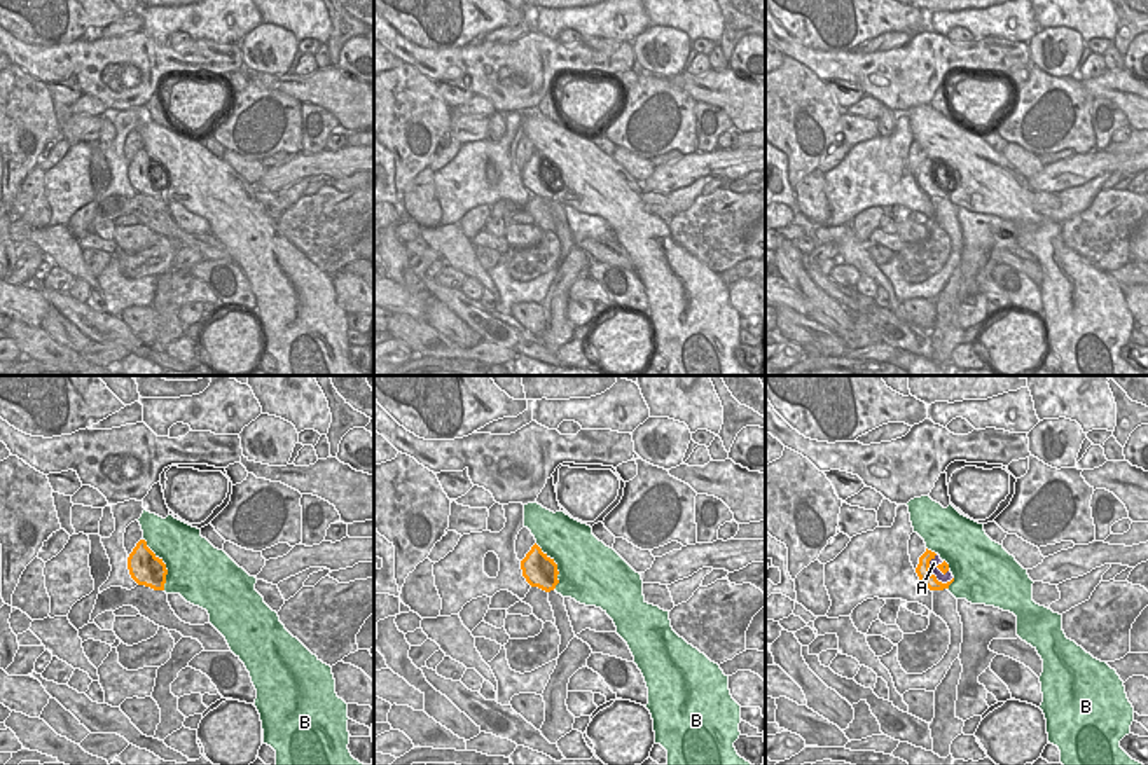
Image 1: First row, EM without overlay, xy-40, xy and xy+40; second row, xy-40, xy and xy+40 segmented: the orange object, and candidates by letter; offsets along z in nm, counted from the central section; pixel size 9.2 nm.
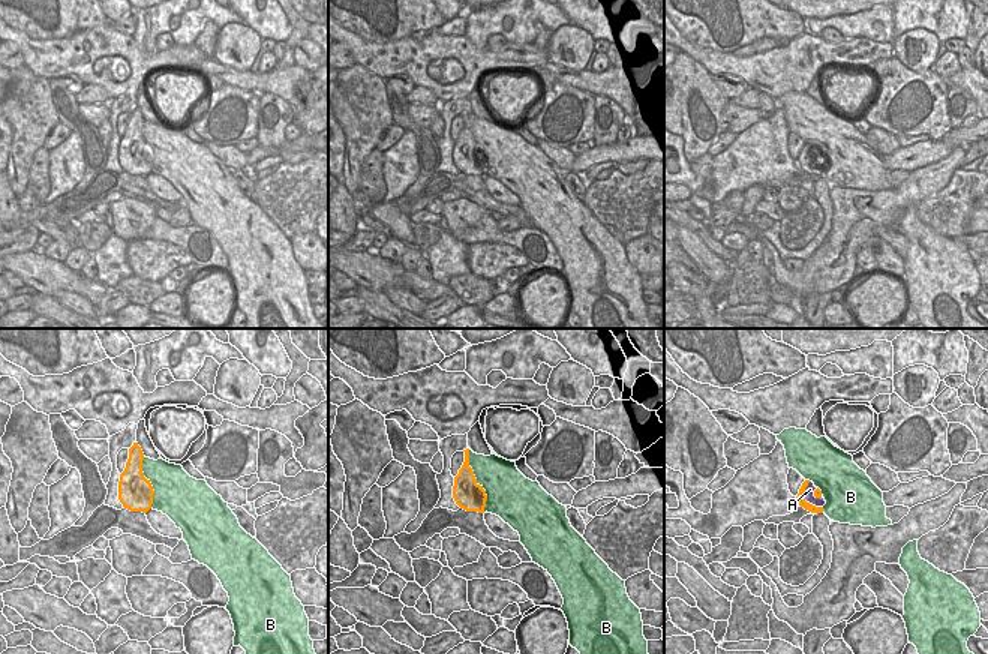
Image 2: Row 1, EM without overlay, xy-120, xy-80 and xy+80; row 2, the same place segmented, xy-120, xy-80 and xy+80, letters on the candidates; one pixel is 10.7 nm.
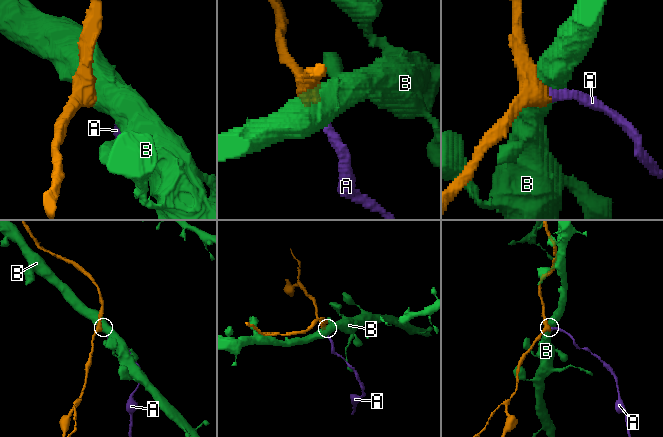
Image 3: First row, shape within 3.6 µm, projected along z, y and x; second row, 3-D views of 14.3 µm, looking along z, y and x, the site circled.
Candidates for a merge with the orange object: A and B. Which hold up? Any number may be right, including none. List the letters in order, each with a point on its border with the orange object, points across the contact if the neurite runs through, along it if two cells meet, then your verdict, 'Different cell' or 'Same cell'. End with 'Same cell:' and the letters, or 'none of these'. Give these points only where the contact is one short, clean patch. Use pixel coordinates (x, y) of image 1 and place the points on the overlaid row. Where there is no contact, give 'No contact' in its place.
A: Touches orange at xy+40 (930, 572). Path across: xy+40 (923, 572), (930, 572), (933, 563). Same cell
B: Touches orange at xy-40 (165, 565). Different cell
Same cell: A

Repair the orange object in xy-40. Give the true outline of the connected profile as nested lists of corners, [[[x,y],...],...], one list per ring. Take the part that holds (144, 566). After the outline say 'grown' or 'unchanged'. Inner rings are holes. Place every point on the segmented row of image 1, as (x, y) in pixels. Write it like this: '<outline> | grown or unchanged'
[[[140,540],[129,554],[128,569],[138,585],[164,590],[168,575],[166,564],[147,547],[145,540]]] | unchanged

